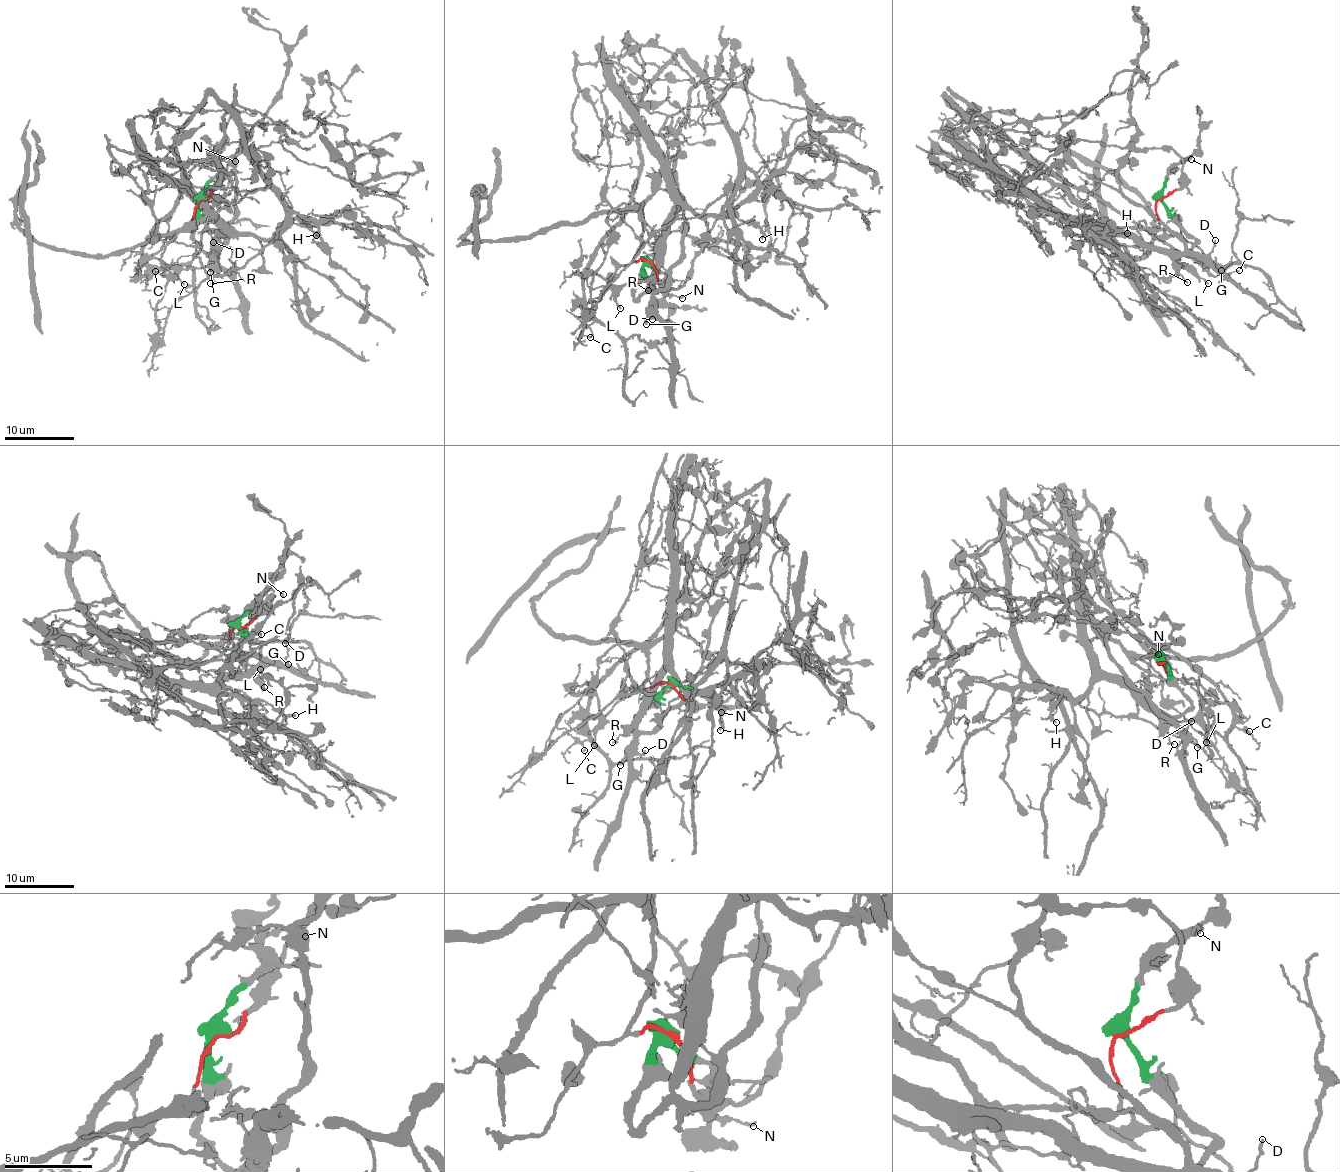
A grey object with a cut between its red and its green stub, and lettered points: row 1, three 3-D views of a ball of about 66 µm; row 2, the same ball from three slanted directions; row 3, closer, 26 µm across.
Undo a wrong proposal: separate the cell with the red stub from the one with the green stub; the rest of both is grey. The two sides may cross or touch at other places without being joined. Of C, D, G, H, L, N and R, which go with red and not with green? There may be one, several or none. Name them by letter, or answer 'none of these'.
C

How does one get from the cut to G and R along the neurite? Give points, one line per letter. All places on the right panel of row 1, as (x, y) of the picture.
G: (1157, 198), (1194, 240), (1196, 245), (1190, 255), (1208, 257), (1221, 270)
R: (1157, 198), (1196, 243), (1173, 260), (1175, 270), (1188, 283)

